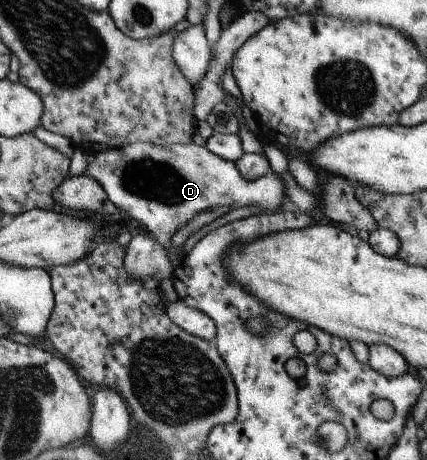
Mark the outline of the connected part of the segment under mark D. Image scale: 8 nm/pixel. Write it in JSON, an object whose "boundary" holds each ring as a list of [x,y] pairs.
{"boundary":[[[133,141],[117,148],[100,150],[95,154],[86,155],[85,160],[85,174],[100,184],[108,201],[144,225],[148,233],[152,233],[152,239],[163,248],[170,244],[171,235],[176,229],[184,226],[188,220],[197,218],[201,212],[211,212],[212,209],[222,206],[230,206],[233,209],[244,207],[244,205],[256,205],[262,213],[274,213],[274,209],[280,207],[282,199],[286,198],[284,187],[274,172],[268,171],[266,175],[254,181],[243,180],[235,168],[235,164],[210,153],[204,146],[197,146],[192,142],[152,145],[148,142]]]}

